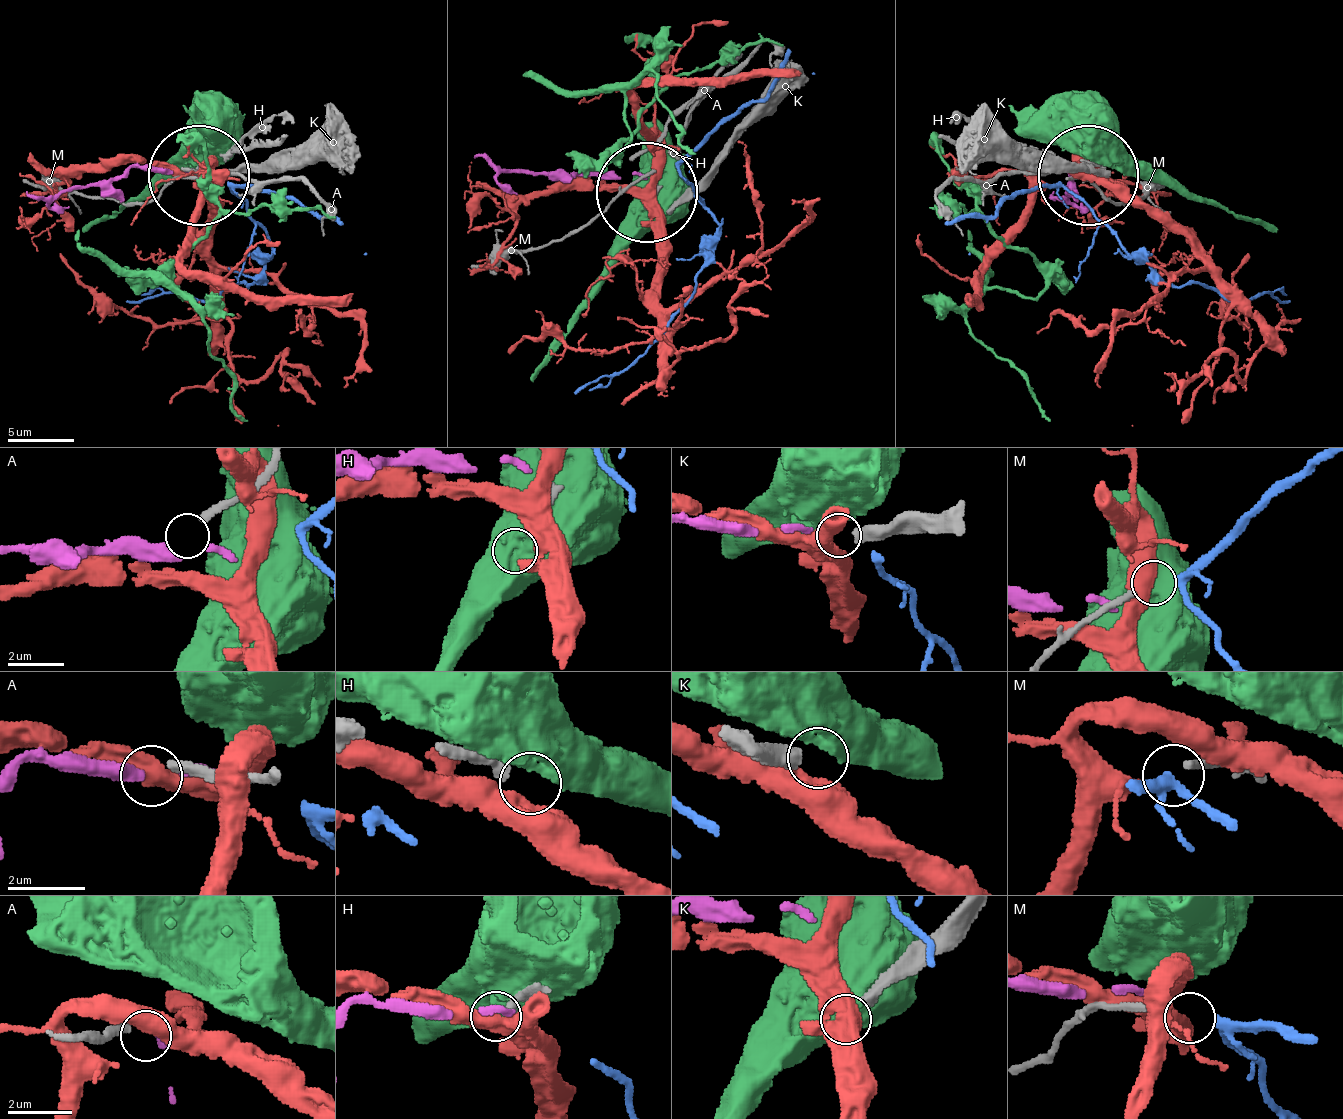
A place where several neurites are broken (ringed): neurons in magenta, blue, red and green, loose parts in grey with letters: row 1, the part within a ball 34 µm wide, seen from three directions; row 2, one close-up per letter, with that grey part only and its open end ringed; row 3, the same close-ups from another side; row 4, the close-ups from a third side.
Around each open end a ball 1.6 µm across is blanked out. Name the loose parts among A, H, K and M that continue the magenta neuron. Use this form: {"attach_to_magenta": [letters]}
{"attach_to_magenta": []}

